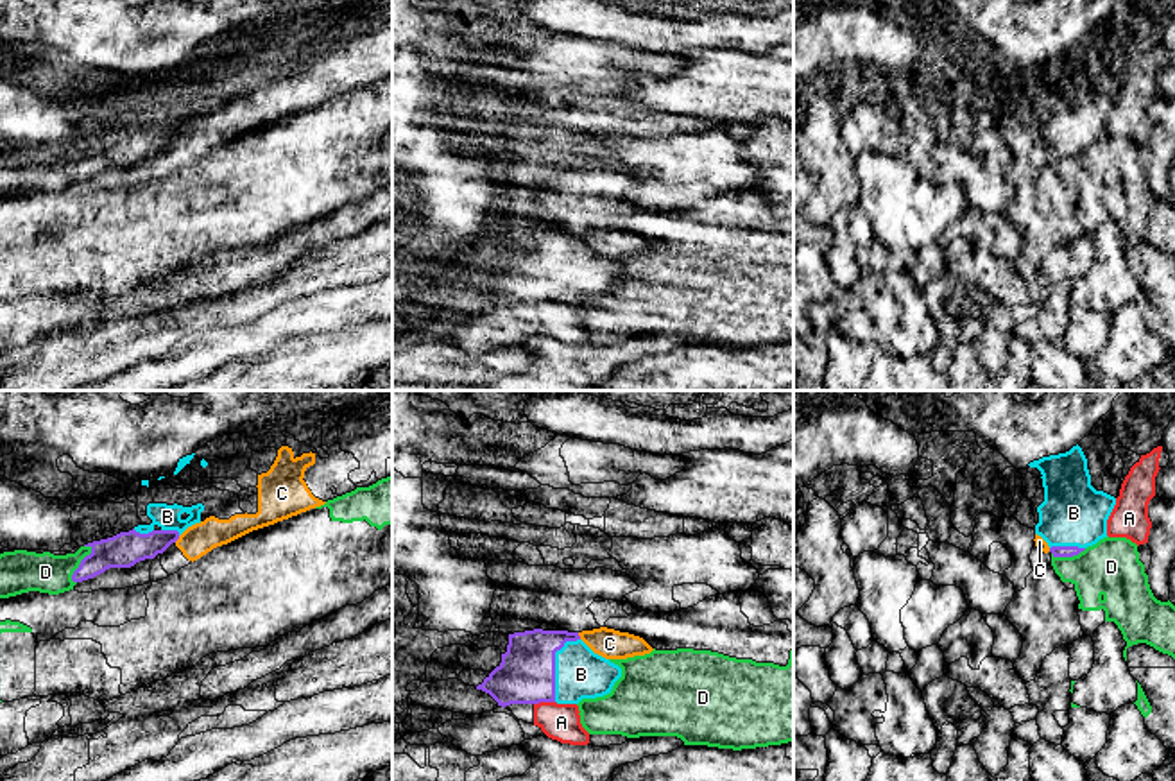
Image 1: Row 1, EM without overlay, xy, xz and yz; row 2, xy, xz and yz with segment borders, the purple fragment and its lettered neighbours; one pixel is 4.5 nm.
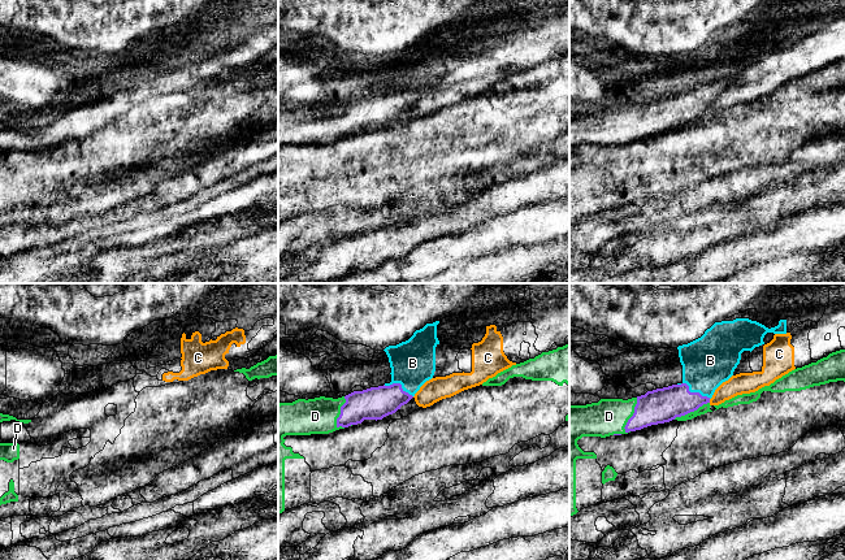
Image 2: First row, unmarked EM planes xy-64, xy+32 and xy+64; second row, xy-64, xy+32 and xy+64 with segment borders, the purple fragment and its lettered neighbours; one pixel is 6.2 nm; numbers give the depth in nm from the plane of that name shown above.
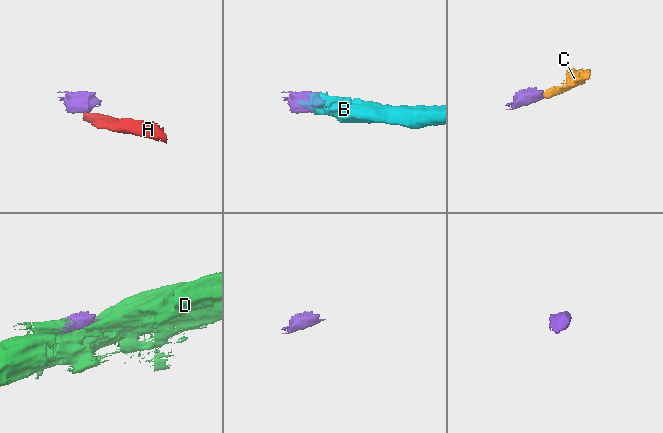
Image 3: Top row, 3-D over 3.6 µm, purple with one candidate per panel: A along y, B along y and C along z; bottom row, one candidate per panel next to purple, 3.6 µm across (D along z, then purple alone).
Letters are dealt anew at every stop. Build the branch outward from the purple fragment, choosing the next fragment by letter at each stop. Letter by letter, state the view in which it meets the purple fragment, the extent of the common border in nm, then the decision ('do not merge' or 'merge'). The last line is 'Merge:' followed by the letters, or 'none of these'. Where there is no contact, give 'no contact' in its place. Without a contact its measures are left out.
A: xz | 100 nm | do not merge
B: xz | 300 nm | merge
C: xy | 40 nm | do not merge
D: xy | 190 nm | do not merge
Merge: B

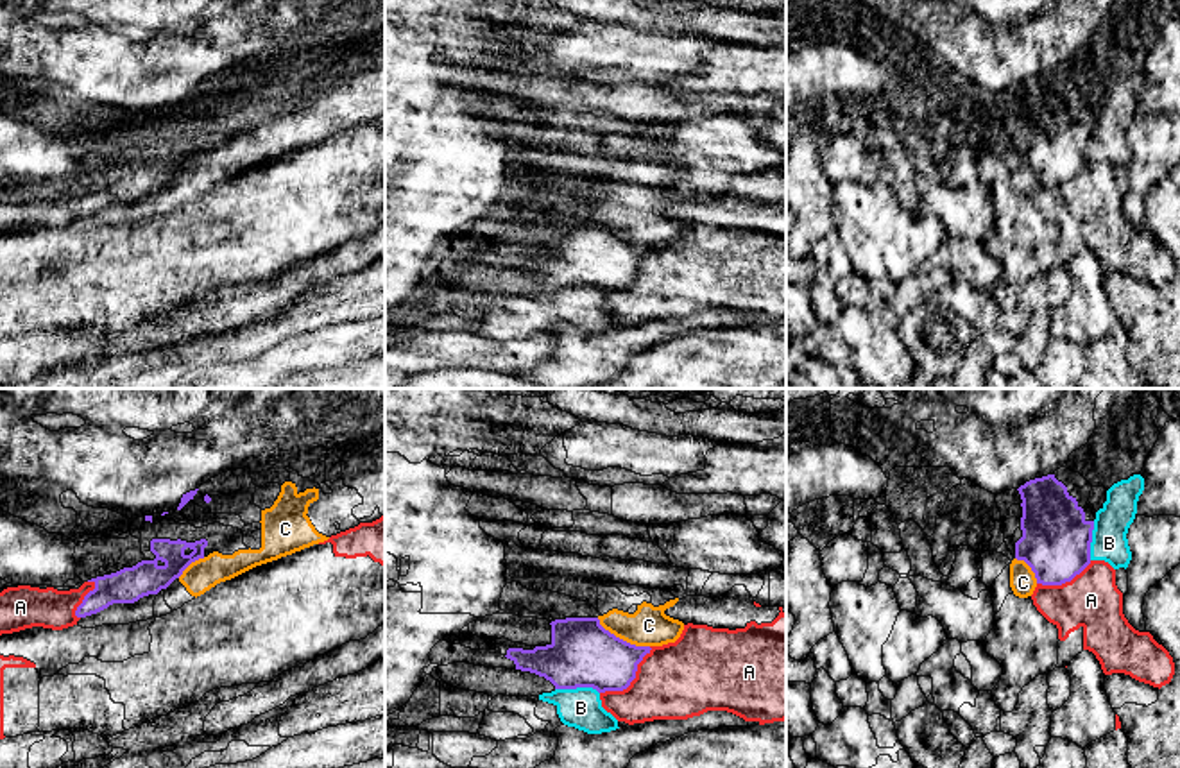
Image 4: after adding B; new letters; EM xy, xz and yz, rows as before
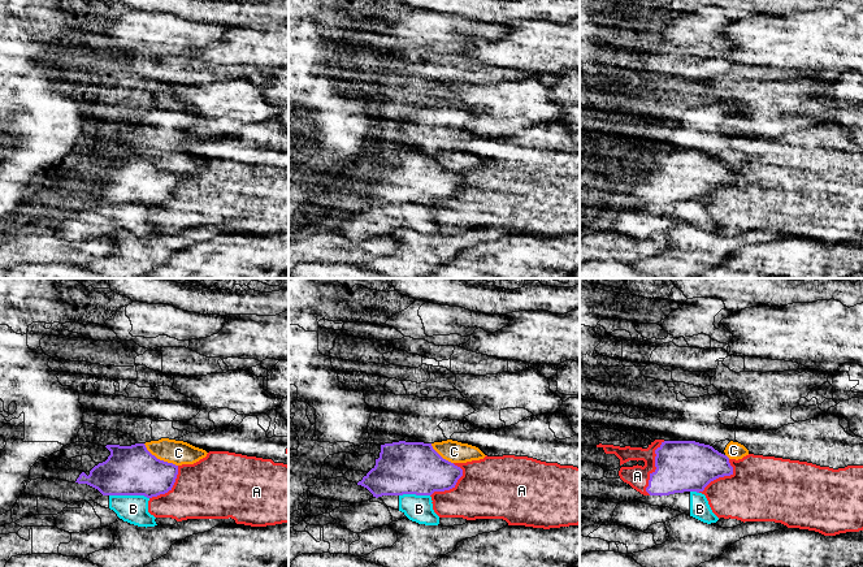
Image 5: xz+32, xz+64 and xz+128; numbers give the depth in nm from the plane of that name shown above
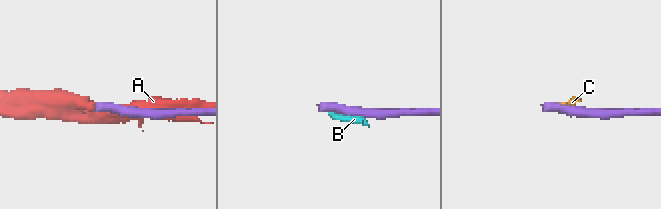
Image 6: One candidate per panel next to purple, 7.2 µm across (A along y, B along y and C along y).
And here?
A: xz | 320 nm | do not merge
B: xz | 200 nm | do not merge
C: xz | 280 nm | do not merge
Merge: none of these

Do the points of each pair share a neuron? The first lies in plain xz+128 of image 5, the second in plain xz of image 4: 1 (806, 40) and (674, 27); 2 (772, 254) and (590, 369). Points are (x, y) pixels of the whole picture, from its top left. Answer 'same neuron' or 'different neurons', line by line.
1: different neurons
2: different neurons

